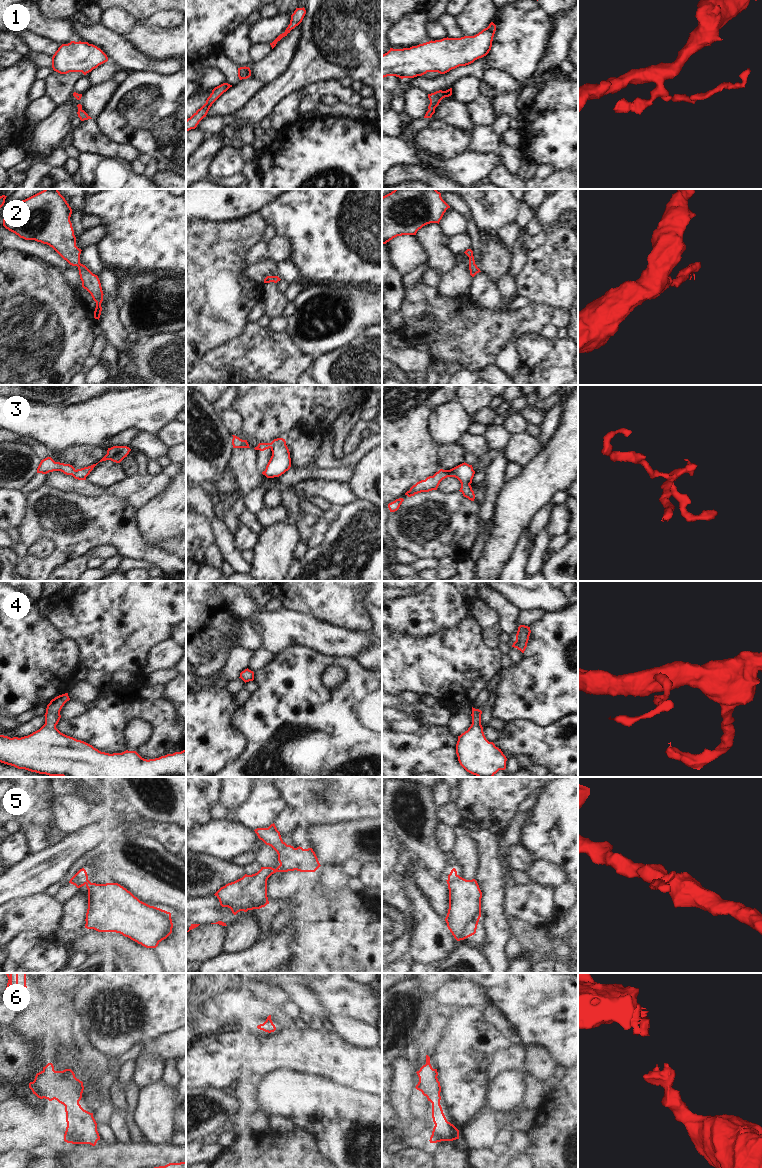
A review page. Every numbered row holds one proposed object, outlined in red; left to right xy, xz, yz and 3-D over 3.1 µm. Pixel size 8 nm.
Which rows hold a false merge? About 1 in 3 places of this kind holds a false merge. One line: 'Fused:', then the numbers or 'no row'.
Fused: 3, 5.

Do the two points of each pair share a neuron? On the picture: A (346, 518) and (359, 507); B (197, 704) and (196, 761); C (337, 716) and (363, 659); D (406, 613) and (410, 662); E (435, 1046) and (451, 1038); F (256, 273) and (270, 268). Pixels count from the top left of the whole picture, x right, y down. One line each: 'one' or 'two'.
A: one
B: one
C: two
D: two
E: one
F: one

